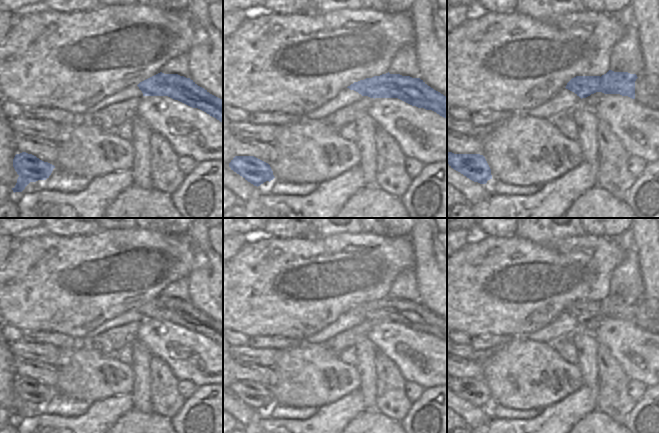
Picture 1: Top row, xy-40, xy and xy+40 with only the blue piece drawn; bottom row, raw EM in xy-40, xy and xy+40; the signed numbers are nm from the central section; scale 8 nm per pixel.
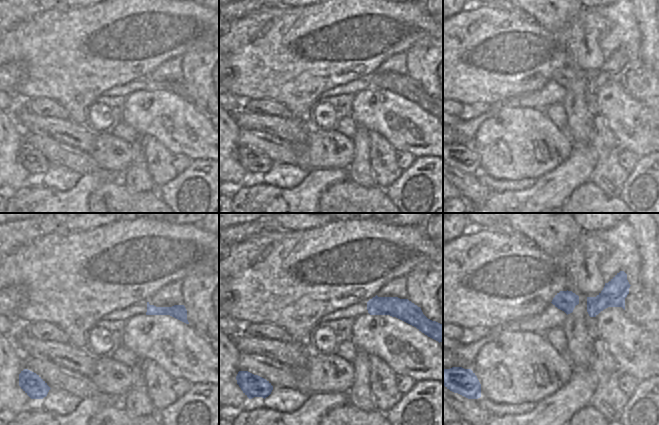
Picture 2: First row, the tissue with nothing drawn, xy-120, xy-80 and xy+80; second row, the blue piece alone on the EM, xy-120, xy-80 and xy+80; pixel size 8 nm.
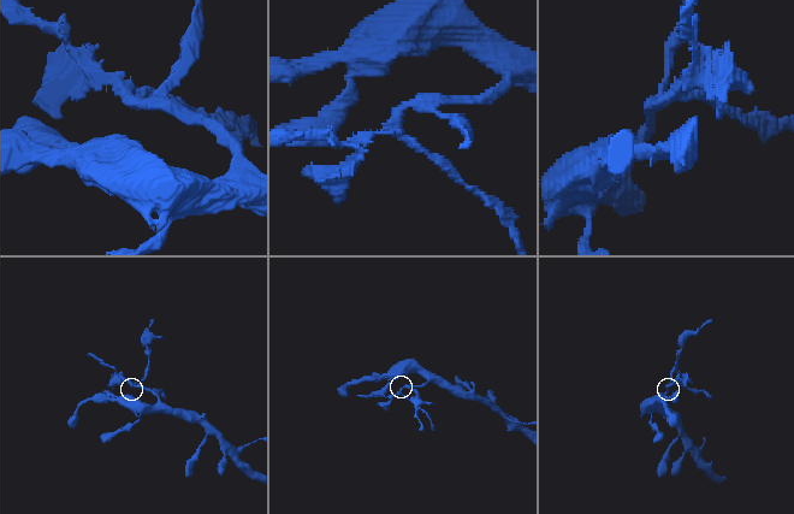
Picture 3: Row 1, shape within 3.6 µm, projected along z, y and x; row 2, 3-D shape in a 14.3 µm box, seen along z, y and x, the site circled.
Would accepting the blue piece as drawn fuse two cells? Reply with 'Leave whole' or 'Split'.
Split.

